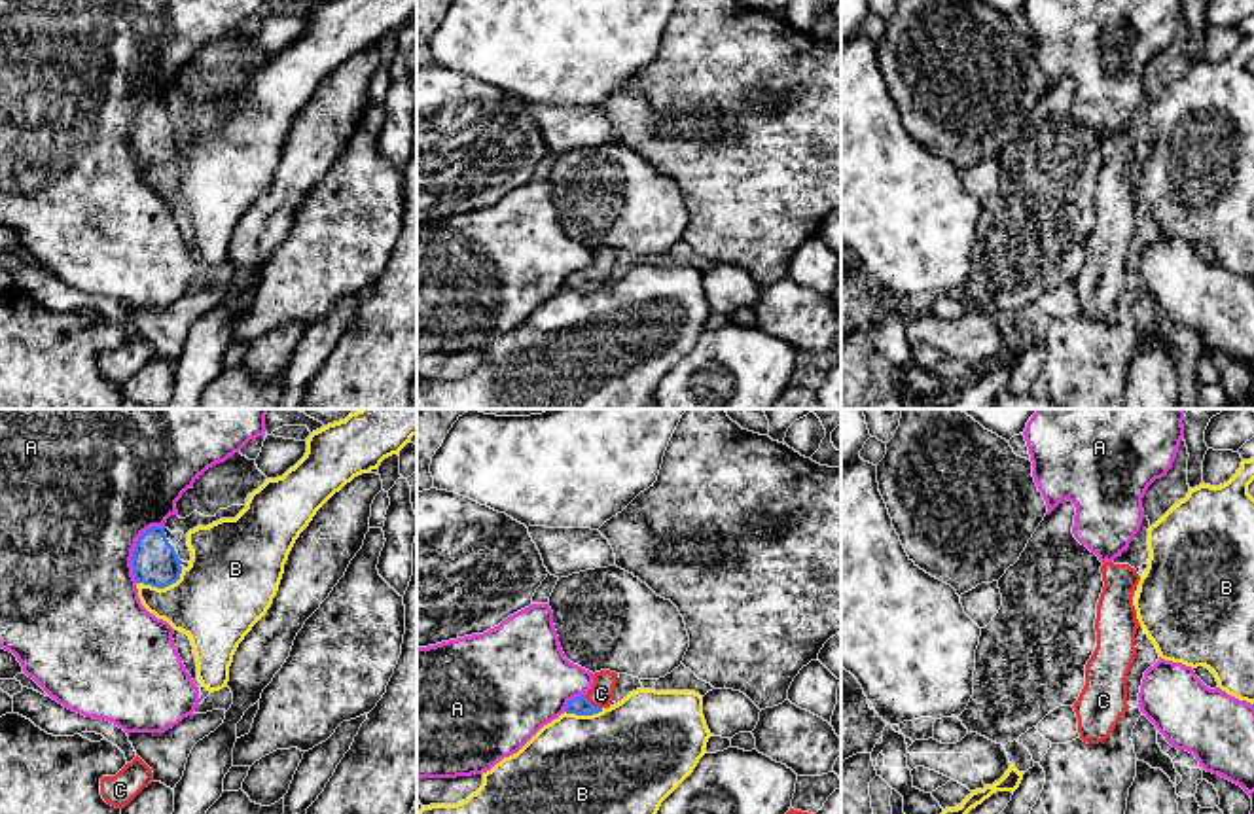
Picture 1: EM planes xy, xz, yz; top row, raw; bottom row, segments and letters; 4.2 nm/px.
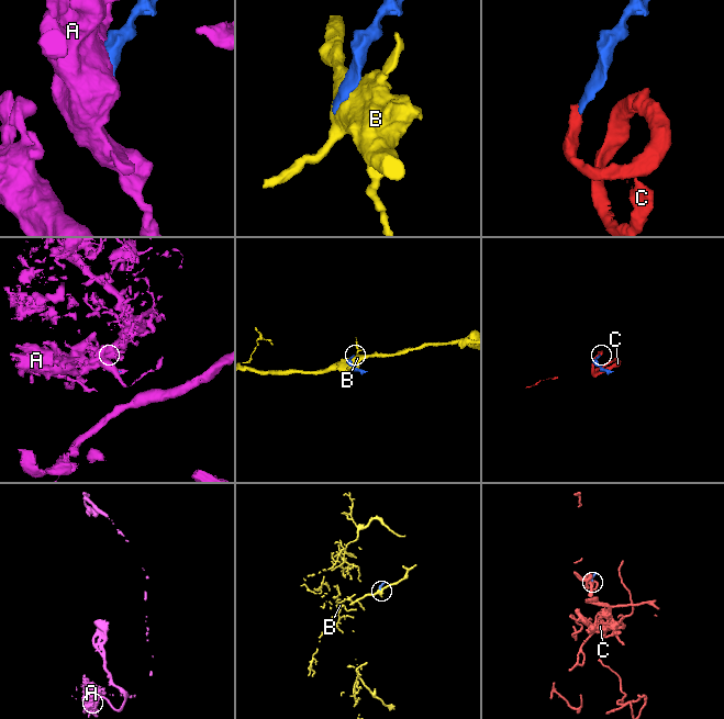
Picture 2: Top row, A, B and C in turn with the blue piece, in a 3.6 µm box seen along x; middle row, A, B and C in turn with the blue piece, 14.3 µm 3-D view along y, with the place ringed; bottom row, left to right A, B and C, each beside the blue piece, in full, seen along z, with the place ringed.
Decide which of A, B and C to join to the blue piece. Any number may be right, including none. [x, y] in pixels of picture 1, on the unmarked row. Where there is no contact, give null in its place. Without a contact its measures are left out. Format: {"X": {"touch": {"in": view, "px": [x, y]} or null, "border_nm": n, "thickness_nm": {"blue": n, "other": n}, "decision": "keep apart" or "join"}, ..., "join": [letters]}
{"A": {"touch": {"in": "xy", "px": [135, 123]}, "border_nm": 280, "thickness_nm": {"blue": 190, "other": 500}, "decision": "keep apart"}, "B": {"touch": {"in": "xy", "px": [163, 163]}, "border_nm": 220, "thickness_nm": {"blue": 190, "other": 380}, "decision": "keep apart"}, "C": {"touch": {"in": "xz", "px": [593, 281]}, "border_nm": 100, "thickness_nm": {"blue": 80, "other": 100}, "decision": "join"}, "join": ["C"]}

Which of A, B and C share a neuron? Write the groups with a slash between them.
A / B / C

